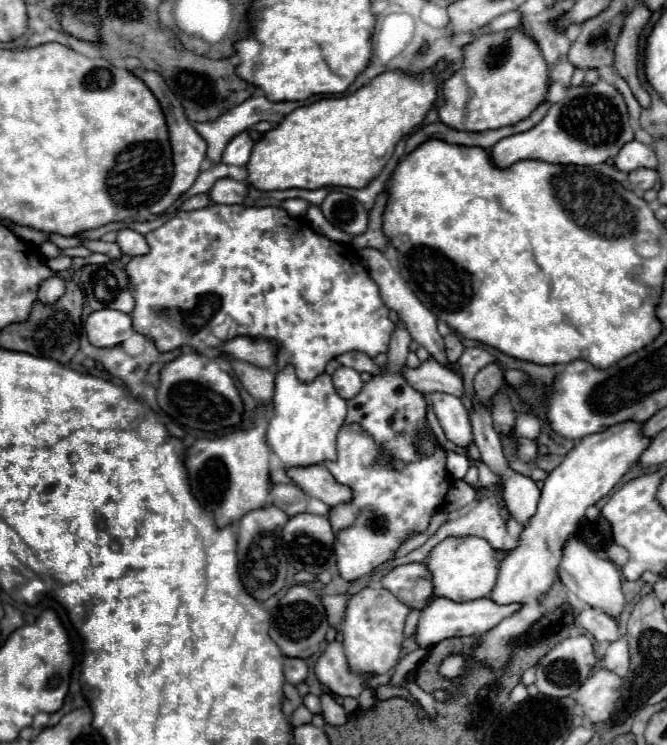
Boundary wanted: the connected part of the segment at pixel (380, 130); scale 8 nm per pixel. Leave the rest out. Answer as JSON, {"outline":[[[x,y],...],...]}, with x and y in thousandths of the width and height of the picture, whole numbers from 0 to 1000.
{"outline":[[[600,94],[576,97],[558,107],[555,115],[534,121],[513,132],[483,132],[462,142],[450,142],[435,150],[414,172],[399,177],[378,199],[378,209],[369,220],[372,244],[387,255],[432,255],[432,252],[546,252],[561,236],[570,234],[576,220],[588,212],[594,193],[603,183],[627,172],[654,134],[654,110],[648,97],[633,102],[609,102]]]}

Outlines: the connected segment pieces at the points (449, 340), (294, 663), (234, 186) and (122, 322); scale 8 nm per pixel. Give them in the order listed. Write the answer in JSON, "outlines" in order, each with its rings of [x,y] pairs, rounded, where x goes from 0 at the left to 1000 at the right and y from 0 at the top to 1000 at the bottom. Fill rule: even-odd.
{"outlines":[[[[678,446],[666,454],[666,459],[669,459],[669,478],[672,478],[672,483],[675,483],[675,486],[684,486],[684,483],[690,481],[690,475],[696,472],[696,462],[693,462],[690,454],[687,454],[684,448],[678,448]]],[[[426,883],[426,910],[429,910],[429,915],[444,921],[444,918],[459,913],[459,905],[462,905],[459,886],[453,886],[453,883]]],[[[333,239],[318,250],[312,266],[321,274],[363,274],[369,271],[369,258],[372,258],[369,247],[354,244],[348,239]]],[[[147,416],[138,419],[129,432],[126,432],[132,456],[138,464],[162,467],[162,464],[177,464],[186,456],[192,456],[201,443],[198,443],[198,427],[186,419],[177,416]]]]}

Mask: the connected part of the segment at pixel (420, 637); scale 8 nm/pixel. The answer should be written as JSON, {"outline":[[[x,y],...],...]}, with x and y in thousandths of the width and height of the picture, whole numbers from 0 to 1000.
{"outline":[[[654,803],[642,816],[633,819],[633,830],[627,835],[624,846],[624,862],[627,867],[651,867],[666,856],[681,856],[681,854],[723,854],[732,846],[744,843],[756,830],[774,824],[783,816],[783,811],[747,811],[735,803],[720,803],[720,805],[705,805],[705,808],[681,808],[672,803]]]}

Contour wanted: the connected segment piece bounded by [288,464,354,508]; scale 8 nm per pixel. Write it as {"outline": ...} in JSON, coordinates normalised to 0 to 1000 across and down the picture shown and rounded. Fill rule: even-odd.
{"outline":[[[486,623],[462,628],[432,628],[432,639],[468,668],[489,674],[492,679],[522,677],[531,668],[528,655],[507,650]]]}

